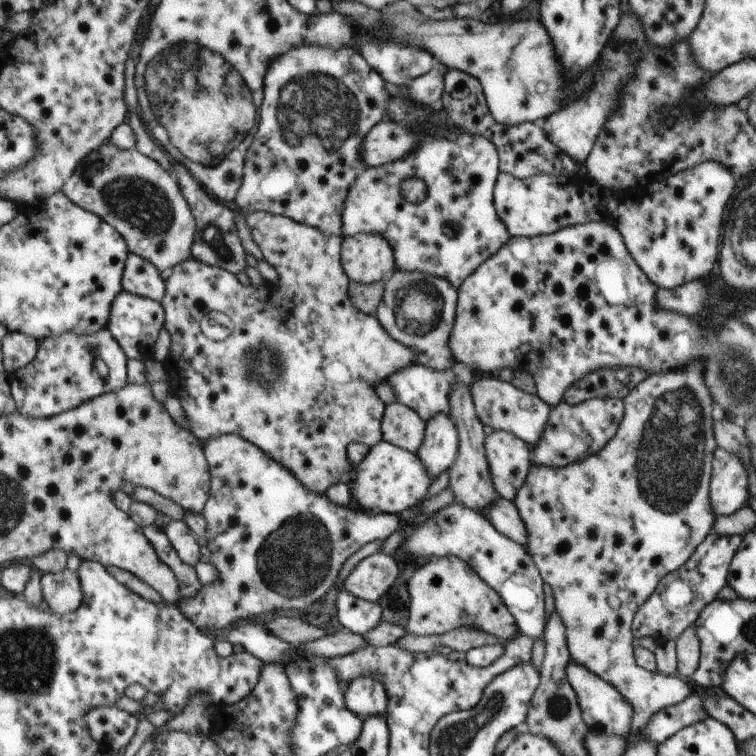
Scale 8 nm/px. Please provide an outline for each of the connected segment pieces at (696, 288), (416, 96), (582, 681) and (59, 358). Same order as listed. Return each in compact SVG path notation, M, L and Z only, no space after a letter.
M701 280L686 282L674 289L658 288L658 304L662 309L678 311L684 315L700 312L709 299L709 286Z
M436 61L433 70L412 80L406 88L409 99L423 107L440 108L446 70L446 67Z
M575 662L568 664L566 675L568 683L576 694L583 722L591 732L625 738L630 734L633 717L636 714L632 702L628 702L625 696L610 683L600 679L598 675L591 671L585 670L584 666L576 665Z
M104 328L101 332L95 334L85 334L78 332L68 332L62 334L61 336L53 336L51 338L43 339L39 342L39 354L36 360L32 363L21 369L17 374L12 374L11 382L6 386L7 392L10 392L17 403L17 411L19 411L23 416L33 417L36 419L48 419L59 416L67 411L72 411L73 409L79 408L83 406L86 402L95 400L100 396L114 393L126 388L126 386L130 385L130 356L128 356L127 352L124 351L124 348L120 345L118 339L115 338L114 334L109 330L109 328Z

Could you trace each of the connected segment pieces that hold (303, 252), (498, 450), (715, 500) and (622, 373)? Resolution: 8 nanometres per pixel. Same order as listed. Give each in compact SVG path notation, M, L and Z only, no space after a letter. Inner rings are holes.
M252 211L246 214L248 225L252 230L256 245L263 251L267 262L272 264L272 268L281 274L281 282L284 286L265 285L263 288L254 288L254 286L244 286L240 278L224 268L208 265L199 259L189 259L179 266L176 266L167 280L167 294L163 301L164 309L167 311L167 325L165 328L169 331L172 339L172 348L170 348L169 357L166 362L166 369L169 372L170 384L174 395L182 402L185 412L191 423L191 432L203 443L219 438L224 434L239 435L246 438L249 442L260 446L268 455L271 455L276 461L283 463L299 480L302 480L312 491L324 493L331 485L336 482L344 482L349 485L352 482L353 473L350 472L352 464L347 458L347 446L350 443L359 442L368 447L378 445L383 441L382 421L383 414L386 412L386 406L374 392L374 386L382 382L387 382L387 377L395 371L408 367L415 363L417 355L411 347L405 346L394 338L380 325L380 322L374 315L366 315L356 308L351 302L350 285L351 281L342 264L343 237L334 234L325 234L318 228L307 226L297 222L285 215L276 215L270 211ZM285 297L288 301L288 331L273 331L278 320L282 318L283 308L279 301ZM220 310L226 312L234 318L236 330L226 341L211 340L202 330L202 320L206 314Z
M507 431L485 436L485 456L496 493L514 501L527 479L532 450L522 439Z
M720 448L713 453L709 502L714 517L735 514L747 505L747 467L734 455Z
M601 369L588 374L584 379L568 388L566 402L578 405L589 399L624 399L633 393L648 378L641 369Z

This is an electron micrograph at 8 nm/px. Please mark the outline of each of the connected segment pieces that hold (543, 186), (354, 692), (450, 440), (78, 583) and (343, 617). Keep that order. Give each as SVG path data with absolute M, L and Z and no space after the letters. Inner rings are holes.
M500 172L494 191L494 206L511 237L538 237L588 222L604 222L619 193L595 182L588 175L533 175L516 179Z
M365 675L352 680L348 685L347 708L360 717L380 715L386 717L387 693L378 676Z
M439 413L425 424L425 438L417 456L435 480L458 460L459 430L451 416Z
M72 570L64 573L44 574L43 594L45 603L58 615L78 611L85 602L81 576Z
M340 588L336 602L338 621L352 633L364 635L381 622L382 608L377 603L364 601Z

